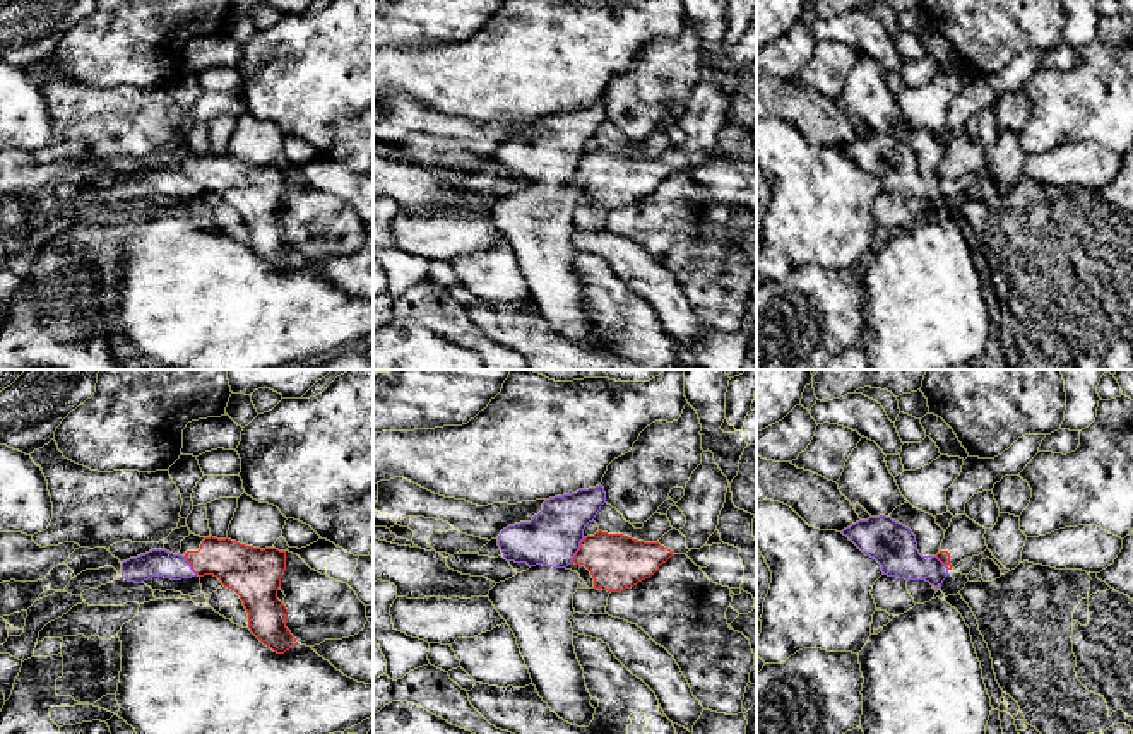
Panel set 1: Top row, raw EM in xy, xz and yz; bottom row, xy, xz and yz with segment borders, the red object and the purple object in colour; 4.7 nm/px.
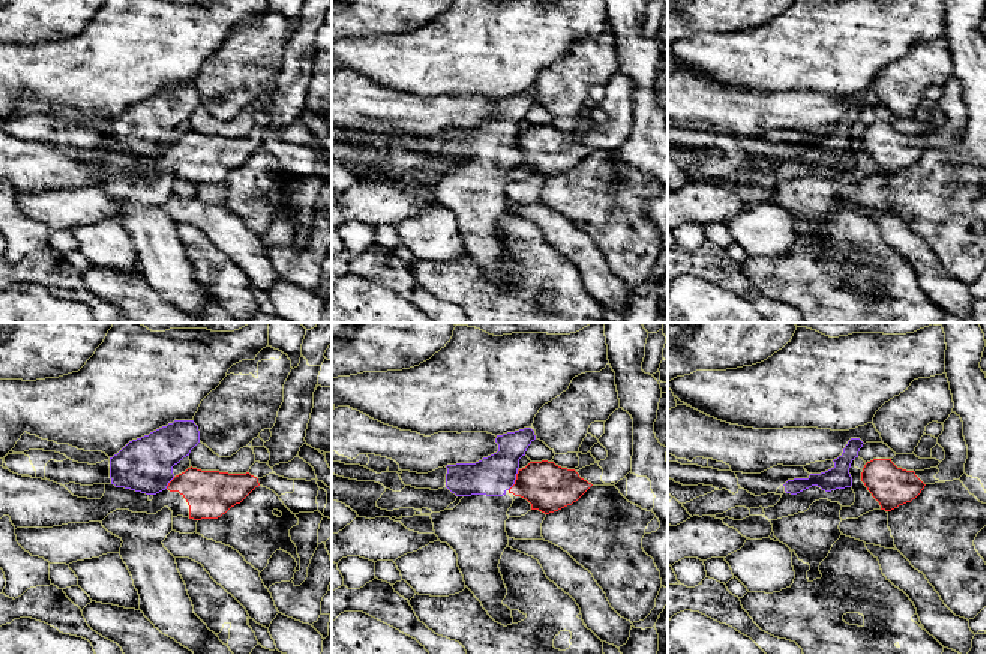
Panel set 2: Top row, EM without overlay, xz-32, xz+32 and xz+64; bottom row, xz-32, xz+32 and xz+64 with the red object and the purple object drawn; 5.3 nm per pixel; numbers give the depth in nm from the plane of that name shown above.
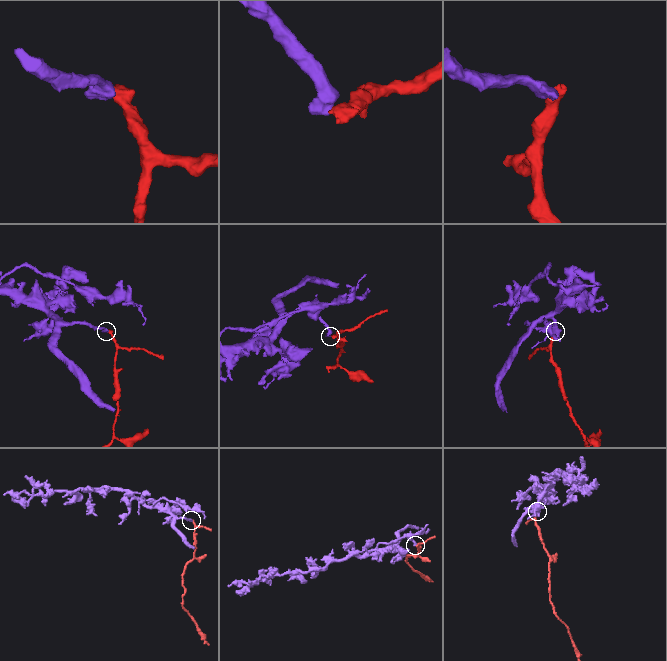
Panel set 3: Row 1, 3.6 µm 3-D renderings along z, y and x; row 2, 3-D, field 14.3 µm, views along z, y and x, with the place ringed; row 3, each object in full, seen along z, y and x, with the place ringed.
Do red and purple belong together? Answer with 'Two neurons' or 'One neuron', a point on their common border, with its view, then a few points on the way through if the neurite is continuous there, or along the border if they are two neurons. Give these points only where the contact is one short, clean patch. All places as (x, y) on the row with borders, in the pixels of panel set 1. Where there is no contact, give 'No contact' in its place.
Two neurons. Touches red at xz (579, 550). Boundary: xz (584, 538), (570, 562)

